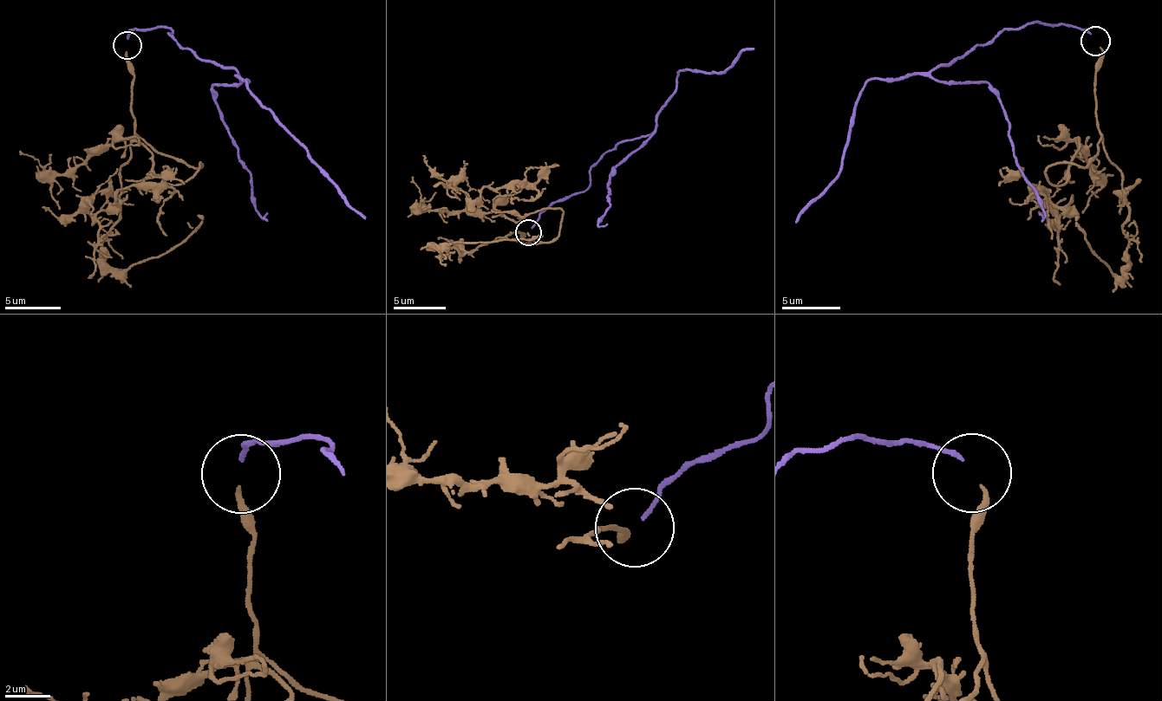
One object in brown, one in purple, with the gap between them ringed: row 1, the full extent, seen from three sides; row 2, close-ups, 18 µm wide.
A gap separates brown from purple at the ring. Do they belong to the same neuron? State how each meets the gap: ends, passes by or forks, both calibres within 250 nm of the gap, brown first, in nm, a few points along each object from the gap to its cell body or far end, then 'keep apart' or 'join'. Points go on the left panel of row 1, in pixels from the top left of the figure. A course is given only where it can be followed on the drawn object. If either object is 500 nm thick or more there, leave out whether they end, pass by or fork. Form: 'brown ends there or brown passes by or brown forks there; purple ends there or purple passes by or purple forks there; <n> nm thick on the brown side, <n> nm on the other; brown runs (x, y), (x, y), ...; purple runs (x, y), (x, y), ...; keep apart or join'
brown ends there; purple ends there; 200 nm thick on the brown side, 180 nm on the other; brown runs (126, 50), (134, 132), (201, 165), (179, 184), (117, 173), (90, 210), (169, 186), (166, 235); purple runs (129, 39), (136, 29), (168, 26), (173, 35), (168, 34), (184, 48), (205, 61), (231, 67), (366, 218); join

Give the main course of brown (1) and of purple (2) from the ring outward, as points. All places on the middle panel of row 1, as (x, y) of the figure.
1: (524, 235), (505, 236), (545, 243), (562, 217), (492, 211), (457, 184), (474, 200), (535, 190), (513, 204)
2: (532, 230), (550, 206), (585, 190), (605, 152), (649, 136), (680, 70), (726, 74), (743, 49), (753, 48)

